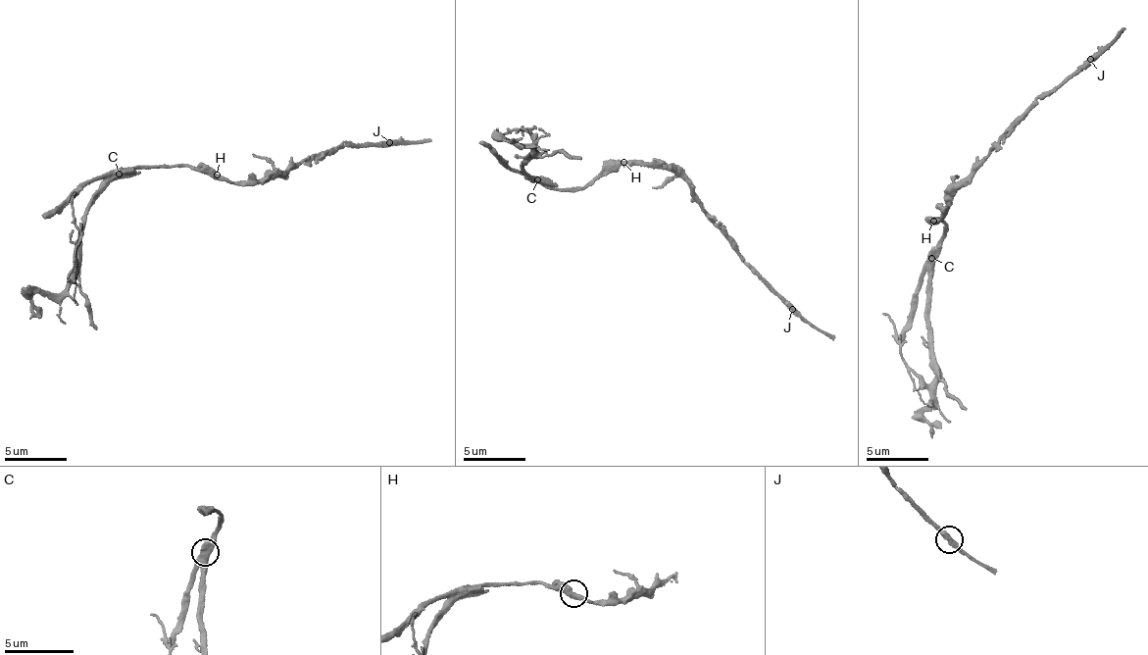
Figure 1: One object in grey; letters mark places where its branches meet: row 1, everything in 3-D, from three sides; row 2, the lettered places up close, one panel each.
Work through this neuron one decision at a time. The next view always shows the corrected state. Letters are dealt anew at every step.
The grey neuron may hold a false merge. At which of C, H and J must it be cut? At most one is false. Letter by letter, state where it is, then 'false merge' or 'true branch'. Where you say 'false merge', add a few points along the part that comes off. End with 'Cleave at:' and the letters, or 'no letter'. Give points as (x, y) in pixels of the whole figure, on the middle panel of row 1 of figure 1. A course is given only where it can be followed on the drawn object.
C: (537, 179) | false merge | (536, 178), (523, 167), (536, 150), (522, 127), (501, 135), (495, 127)
H: (623, 162) | true branch
J: (792, 309) | true branch
Cleave at: C

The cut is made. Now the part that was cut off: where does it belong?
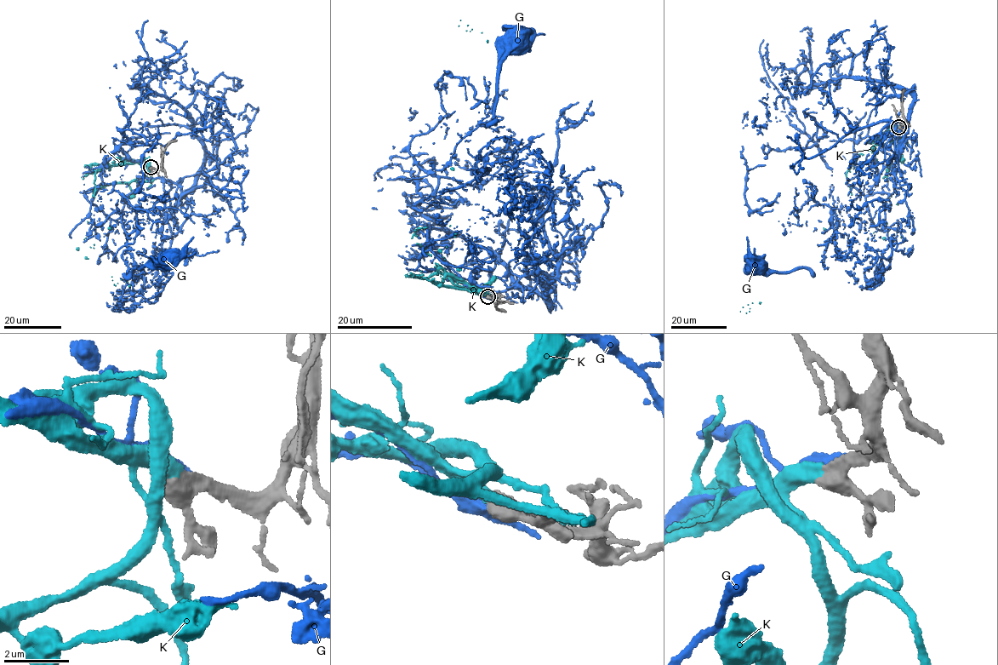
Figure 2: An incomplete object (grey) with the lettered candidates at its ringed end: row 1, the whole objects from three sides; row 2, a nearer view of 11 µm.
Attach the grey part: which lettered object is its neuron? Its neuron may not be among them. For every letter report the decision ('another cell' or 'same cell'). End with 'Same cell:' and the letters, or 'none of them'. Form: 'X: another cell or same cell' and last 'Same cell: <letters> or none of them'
G: another cell
K: same cell
Same cell: K

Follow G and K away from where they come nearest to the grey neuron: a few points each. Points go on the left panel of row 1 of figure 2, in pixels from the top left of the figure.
G: (151, 167), (116, 151), (91, 203), (162, 180), (161, 294), (122, 273), (168, 262)
K: (150, 168), (139, 178), (104, 184), (94, 192), (88, 239), (94, 247), (109, 228), (112, 280)

